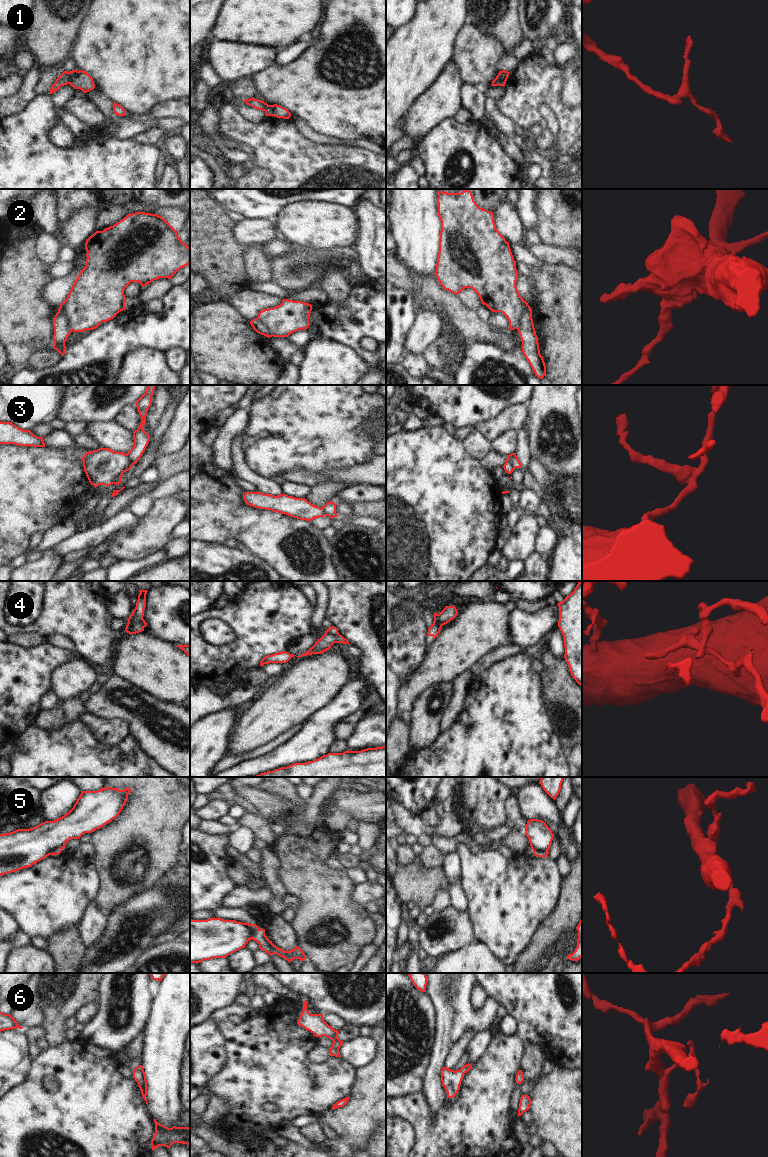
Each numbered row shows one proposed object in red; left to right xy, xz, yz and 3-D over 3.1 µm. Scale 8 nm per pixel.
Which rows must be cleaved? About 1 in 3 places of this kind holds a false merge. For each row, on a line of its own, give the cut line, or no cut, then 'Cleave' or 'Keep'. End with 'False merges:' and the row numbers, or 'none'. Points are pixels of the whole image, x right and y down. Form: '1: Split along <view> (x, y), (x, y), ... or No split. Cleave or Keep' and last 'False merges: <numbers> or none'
1: Split along xy (68, 72), (69, 83). Cleave
2: Split along xy (60, 305), (64, 310), (71, 331). Cleave
3: Split along xy (126, 454), (130, 465), (125, 466), (110, 483). Cleave
4: Split along xz (325, 632), (338, 634). Cleave
5: Split along xz (252, 924), (250, 928), (251, 938). Cleave
6: No split. Keep
False merges: 1, 2, 3, 4, 5.

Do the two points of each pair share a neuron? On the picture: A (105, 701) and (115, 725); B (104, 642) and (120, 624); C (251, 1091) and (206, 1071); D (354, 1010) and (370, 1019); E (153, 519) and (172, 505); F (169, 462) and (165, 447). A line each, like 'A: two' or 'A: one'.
A: two
B: two
C: two
D: one
E: one
F: two

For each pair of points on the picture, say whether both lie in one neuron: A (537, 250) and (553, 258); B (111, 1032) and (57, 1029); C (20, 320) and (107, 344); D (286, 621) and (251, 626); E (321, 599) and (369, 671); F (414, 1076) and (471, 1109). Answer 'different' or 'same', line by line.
A: same
B: different
C: different
D: same
E: different
F: different

